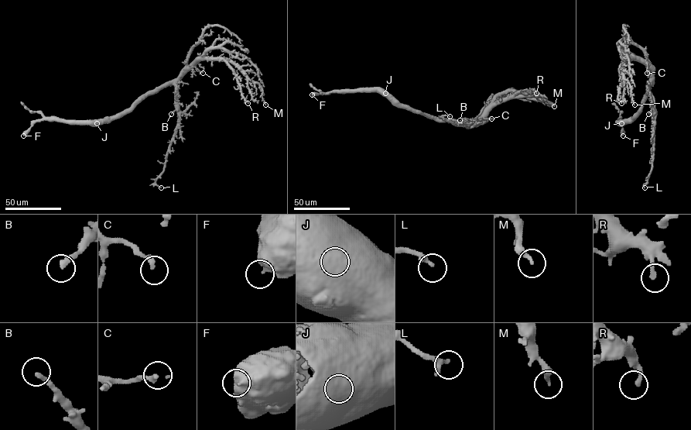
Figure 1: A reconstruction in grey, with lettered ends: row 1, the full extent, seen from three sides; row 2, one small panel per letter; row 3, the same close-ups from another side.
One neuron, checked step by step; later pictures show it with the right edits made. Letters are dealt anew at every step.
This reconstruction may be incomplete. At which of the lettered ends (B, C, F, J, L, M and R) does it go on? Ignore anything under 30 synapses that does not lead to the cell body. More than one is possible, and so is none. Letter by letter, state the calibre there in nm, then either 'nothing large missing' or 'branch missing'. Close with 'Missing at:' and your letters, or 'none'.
B: 240 nm thick; nothing large missing
C: 260 nm thick; nothing large missing
F: 500 nm thick; nothing large missing
J: 190 nm thick; nothing large missing
L: 280 nm thick; nothing large missing
M: 240 nm thick; nothing large missing
R: 240 nm thick; nothing large missing
Missing at: none

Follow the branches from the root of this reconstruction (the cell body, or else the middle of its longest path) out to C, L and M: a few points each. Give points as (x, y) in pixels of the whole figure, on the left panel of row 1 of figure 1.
C: (199, 56), (195, 60), (195, 67), (203, 73)
L: (199, 56), (177, 82), (176, 132), (171, 142), (164, 170), (155, 184), (161, 187)
M: (199, 56), (231, 60), (249, 79), (258, 84), (265, 104)

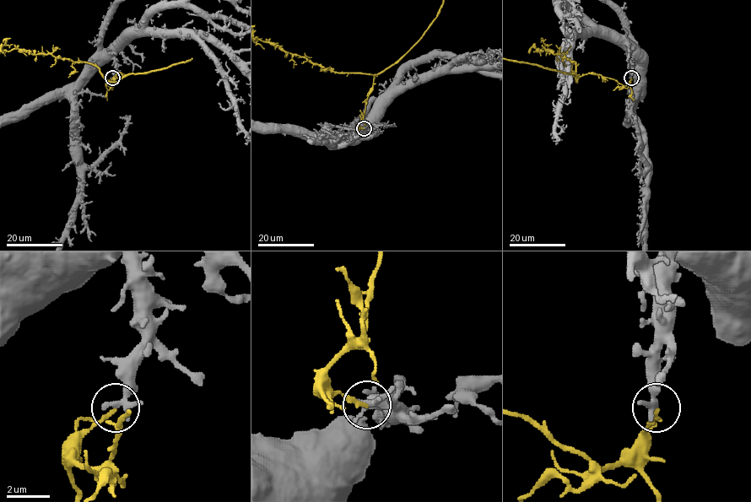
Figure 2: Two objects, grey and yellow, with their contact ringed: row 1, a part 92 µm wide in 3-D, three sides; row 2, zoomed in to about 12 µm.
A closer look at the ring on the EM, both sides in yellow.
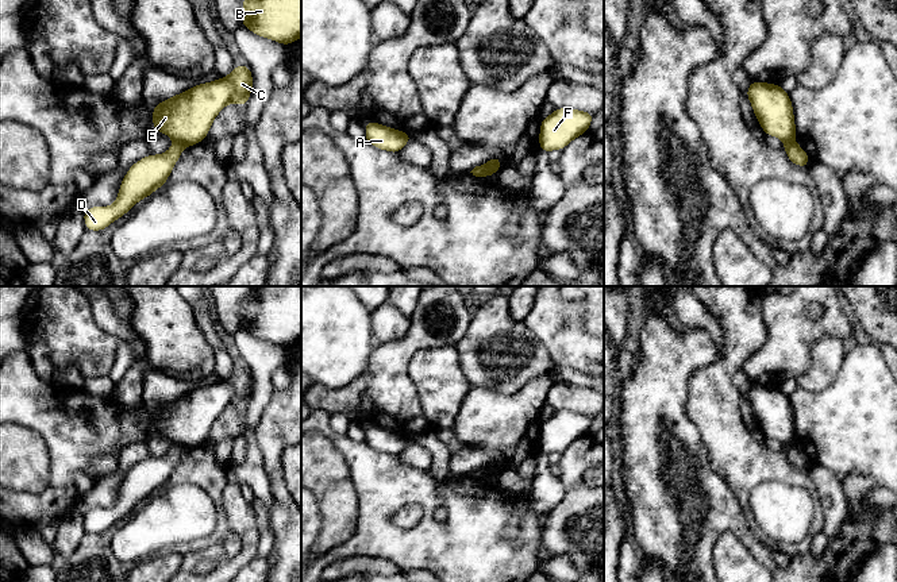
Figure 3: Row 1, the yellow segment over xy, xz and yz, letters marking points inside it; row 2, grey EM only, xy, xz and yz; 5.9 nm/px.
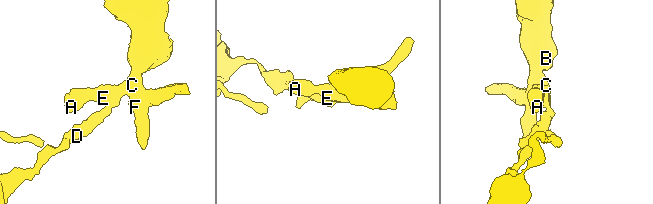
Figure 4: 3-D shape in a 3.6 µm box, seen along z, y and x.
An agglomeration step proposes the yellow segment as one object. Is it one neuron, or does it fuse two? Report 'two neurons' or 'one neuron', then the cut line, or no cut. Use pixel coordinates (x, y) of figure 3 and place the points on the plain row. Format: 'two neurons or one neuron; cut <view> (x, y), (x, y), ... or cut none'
two neurons; cut xy (174, 443), (185, 447)

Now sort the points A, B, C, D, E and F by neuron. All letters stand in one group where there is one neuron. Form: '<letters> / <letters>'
A B C E F / D

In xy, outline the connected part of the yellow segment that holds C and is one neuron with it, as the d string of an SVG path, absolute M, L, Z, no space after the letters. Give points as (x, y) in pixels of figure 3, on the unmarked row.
M249 367L235 369L223 381L176 397L153 409L153 431L185 448L201 446L227 406L247 406L253 392Z

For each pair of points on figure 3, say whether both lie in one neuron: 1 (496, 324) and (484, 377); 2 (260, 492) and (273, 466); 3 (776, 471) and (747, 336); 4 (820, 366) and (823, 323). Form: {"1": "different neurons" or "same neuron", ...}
{"1": "same neuron", "2": "different neurons", "3": "same neuron", "4": "different neurons"}

